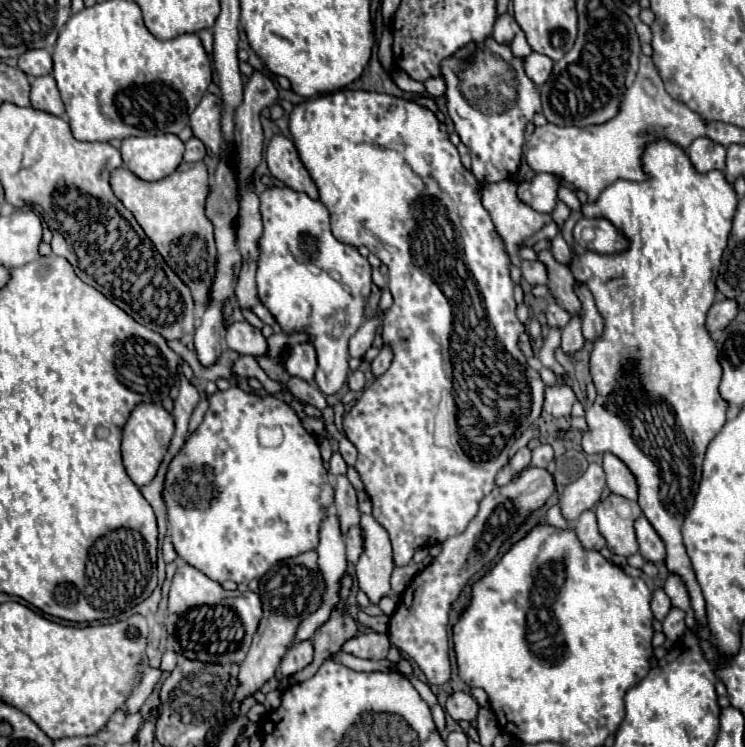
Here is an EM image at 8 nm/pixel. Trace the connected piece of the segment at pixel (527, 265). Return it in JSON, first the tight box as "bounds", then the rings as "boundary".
{"bounds":[521,261,548,285],"boundary":[[[523,261],[521,265],[522,277],[531,285],[546,285],[548,276],[543,263],[535,261]]]}

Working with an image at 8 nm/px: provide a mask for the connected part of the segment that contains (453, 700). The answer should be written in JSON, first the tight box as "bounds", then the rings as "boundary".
{"bounds":[447,692,477,720],"boundary":[[[453,692],[449,698],[447,698],[447,712],[451,714],[453,720],[475,720],[477,718],[477,702],[473,696],[465,694],[465,692]]]}

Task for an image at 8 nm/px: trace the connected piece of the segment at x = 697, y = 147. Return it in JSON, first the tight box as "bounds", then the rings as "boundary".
{"bounds":[687,136,725,172],"boundary":[[[705,136],[695,138],[687,146],[687,154],[699,172],[709,172],[715,168],[725,170],[725,148]]]}

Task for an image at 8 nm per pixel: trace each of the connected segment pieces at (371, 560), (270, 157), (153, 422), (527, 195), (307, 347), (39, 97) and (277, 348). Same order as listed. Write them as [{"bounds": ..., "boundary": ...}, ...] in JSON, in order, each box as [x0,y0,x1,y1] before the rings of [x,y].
[{"bounds":[355,514,395,604],"boundary":[[[361,514],[359,526],[363,532],[363,552],[355,564],[355,578],[369,600],[377,604],[381,596],[391,592],[389,578],[395,568],[391,542],[387,530],[373,516]]]},{"bounds":[265,134,319,200],"boundary":[[[275,134],[265,150],[265,160],[271,174],[285,186],[297,192],[305,192],[313,200],[319,200],[317,186],[313,184],[307,168],[301,164],[297,148],[289,138]]]},{"bounds":[121,404,175,486],"boundary":[[[139,404],[131,412],[127,424],[123,426],[121,454],[123,454],[125,470],[137,486],[145,486],[155,478],[159,464],[163,462],[163,456],[165,456],[169,442],[173,438],[173,432],[175,432],[175,424],[173,424],[171,414],[159,404]]]},{"bounds":[519,174,561,214],"boundary":[[[535,174],[531,182],[523,182],[519,184],[519,198],[529,204],[533,210],[537,212],[545,212],[551,214],[553,208],[557,206],[557,190],[561,186],[561,178],[557,178],[555,174]]]},{"bounds":[283,342,317,382],"boundary":[[[303,342],[303,344],[289,348],[289,354],[283,360],[283,366],[285,366],[289,376],[297,376],[297,378],[307,380],[307,382],[313,380],[313,372],[317,368],[315,348],[309,342]]]},{"bounds":[31,74,65,116],"boundary":[[[51,74],[33,78],[31,82],[31,104],[37,110],[55,114],[55,116],[65,116],[65,108],[63,102],[59,98],[59,90],[55,84],[55,78]]]},{"bounds":[267,332,287,358],"boundary":[[[281,332],[281,334],[271,334],[267,338],[267,354],[269,358],[277,358],[281,356],[281,352],[287,348],[287,334]]]}]

